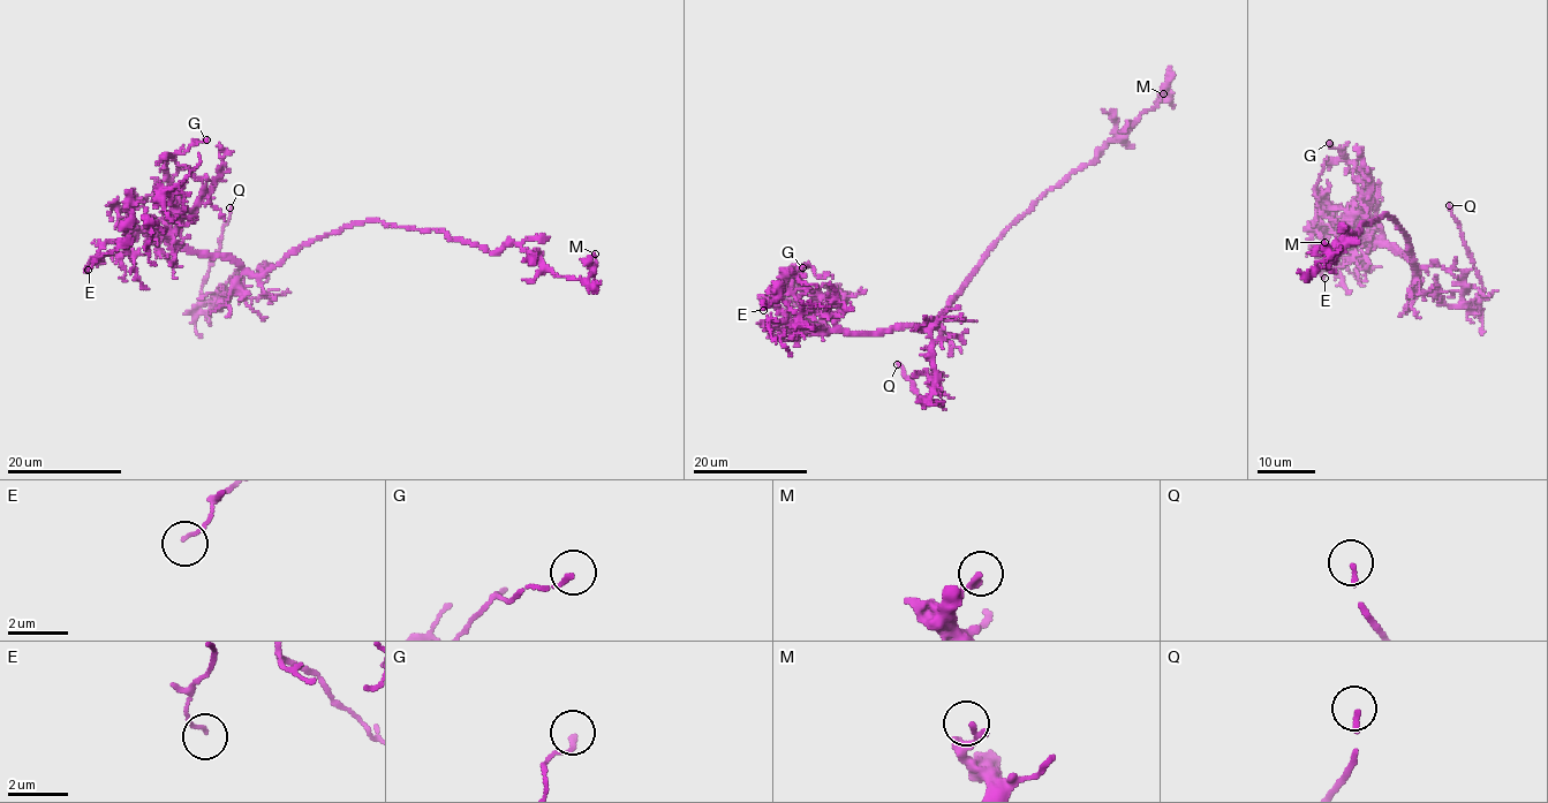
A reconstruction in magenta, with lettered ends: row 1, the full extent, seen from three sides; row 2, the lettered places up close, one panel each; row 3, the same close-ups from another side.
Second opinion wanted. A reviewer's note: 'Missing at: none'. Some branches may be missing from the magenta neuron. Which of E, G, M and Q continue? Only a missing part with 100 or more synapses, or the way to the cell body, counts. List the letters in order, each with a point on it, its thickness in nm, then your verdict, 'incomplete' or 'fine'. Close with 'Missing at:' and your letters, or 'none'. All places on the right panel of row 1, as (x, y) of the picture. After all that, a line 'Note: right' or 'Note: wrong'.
E: place (1324, 278); calibre 110 nm; fine
G: place (1329, 143); calibre 140 nm; fine
M: place (1324, 242); calibre 190 nm; fine
Q: place (1449, 205); calibre 140 nm; incomplete
Missing at: Q
Note: wrong

